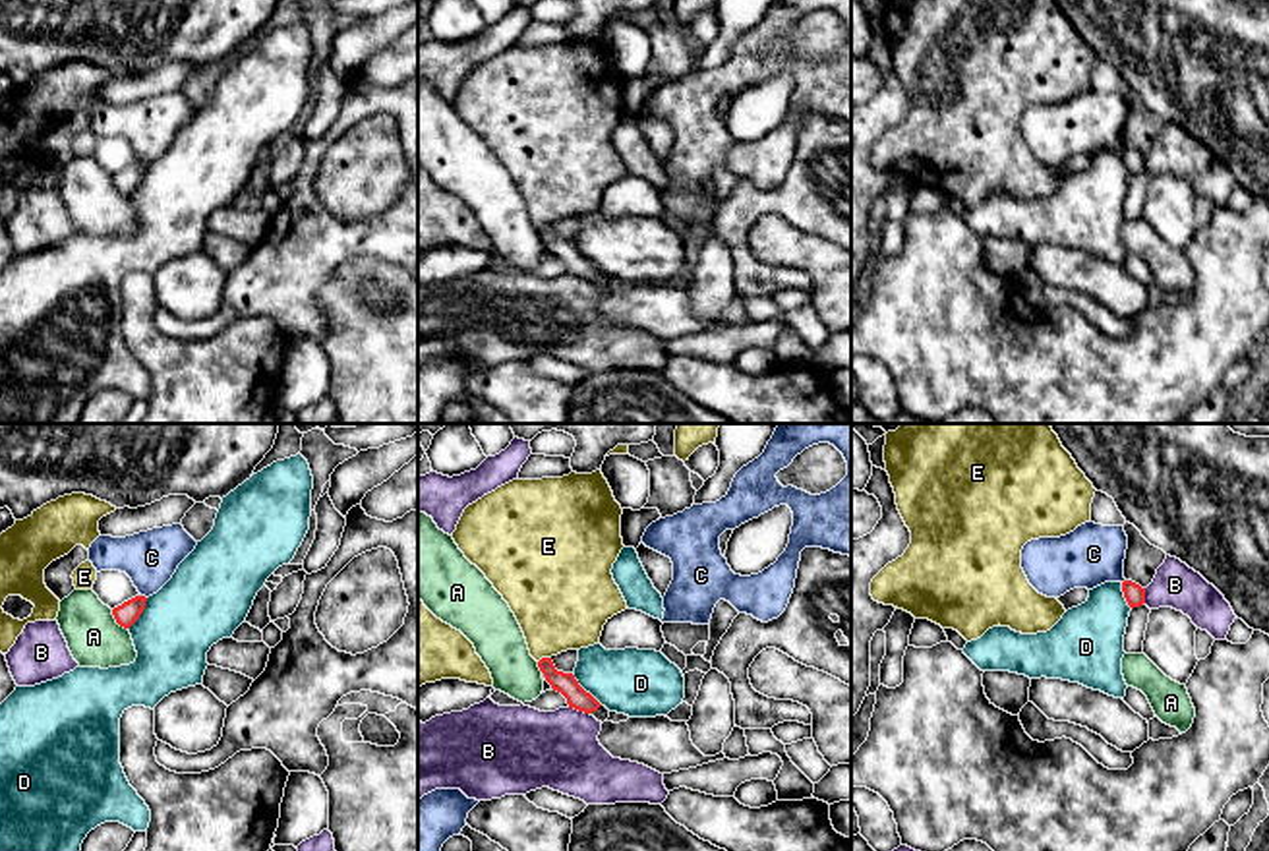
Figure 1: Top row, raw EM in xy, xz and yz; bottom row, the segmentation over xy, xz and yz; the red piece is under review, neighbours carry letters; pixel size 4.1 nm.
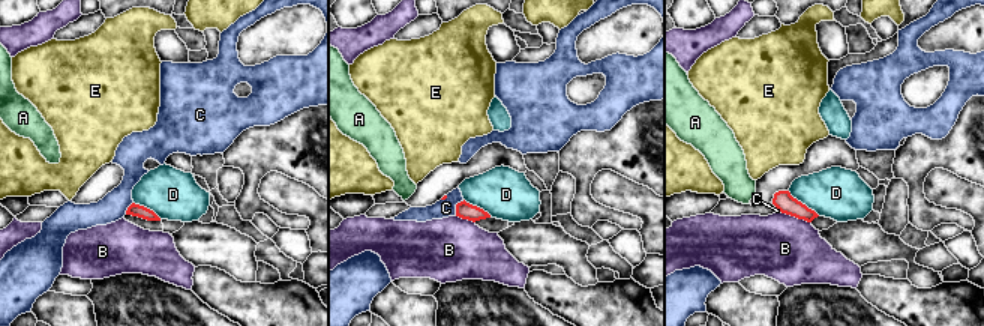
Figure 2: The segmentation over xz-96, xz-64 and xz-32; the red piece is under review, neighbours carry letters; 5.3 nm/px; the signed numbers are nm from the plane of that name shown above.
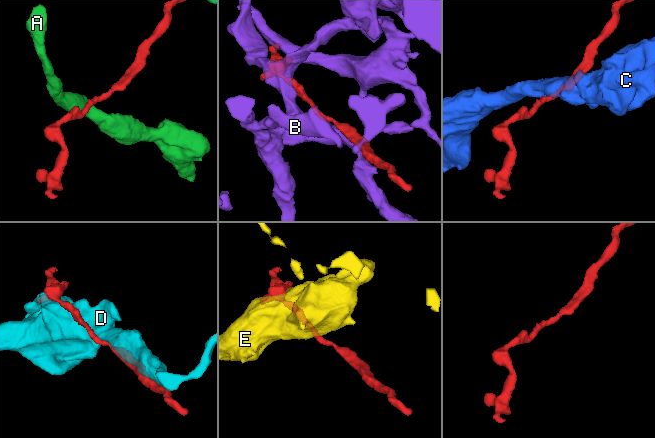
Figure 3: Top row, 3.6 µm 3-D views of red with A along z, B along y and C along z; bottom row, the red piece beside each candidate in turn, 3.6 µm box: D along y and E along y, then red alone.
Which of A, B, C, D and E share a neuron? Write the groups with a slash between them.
A / B / C / D / E

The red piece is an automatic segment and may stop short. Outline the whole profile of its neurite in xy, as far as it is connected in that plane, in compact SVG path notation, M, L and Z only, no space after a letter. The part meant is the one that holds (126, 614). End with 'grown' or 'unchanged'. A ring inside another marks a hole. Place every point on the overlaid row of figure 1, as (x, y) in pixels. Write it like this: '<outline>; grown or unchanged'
M135 596L135 598L124 602L122 605L114 607L112 615L114 615L116 623L124 629L130 629L143 613L145 602L147 602L145 596Z; unchanged

